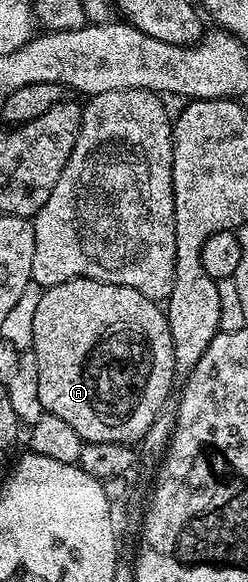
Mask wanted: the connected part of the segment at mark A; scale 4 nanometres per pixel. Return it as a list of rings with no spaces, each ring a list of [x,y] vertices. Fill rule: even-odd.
[[[77,278],[69,282],[61,282],[52,288],[43,289],[43,297],[37,302],[37,310],[33,313],[33,342],[31,348],[35,353],[37,362],[37,394],[41,398],[44,413],[62,418],[77,430],[77,434],[88,444],[101,442],[117,442],[118,444],[131,444],[142,441],[144,434],[153,426],[160,412],[164,411],[167,395],[175,384],[177,369],[175,367],[175,351],[173,338],[169,330],[166,311],[156,301],[145,298],[145,294],[137,294],[129,286],[106,284],[96,280]]]

